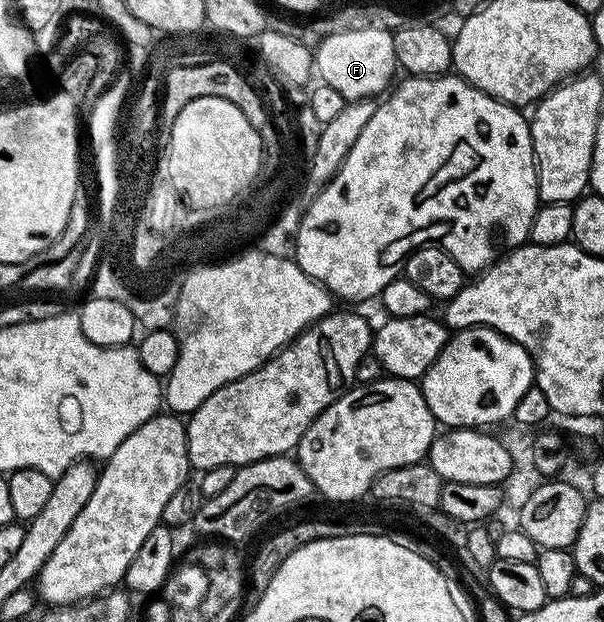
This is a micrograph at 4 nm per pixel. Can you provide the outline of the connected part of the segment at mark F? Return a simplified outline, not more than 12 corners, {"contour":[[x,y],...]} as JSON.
{"contour":[[392,32],[330,34],[314,72],[346,102],[387,93],[398,72]]}

